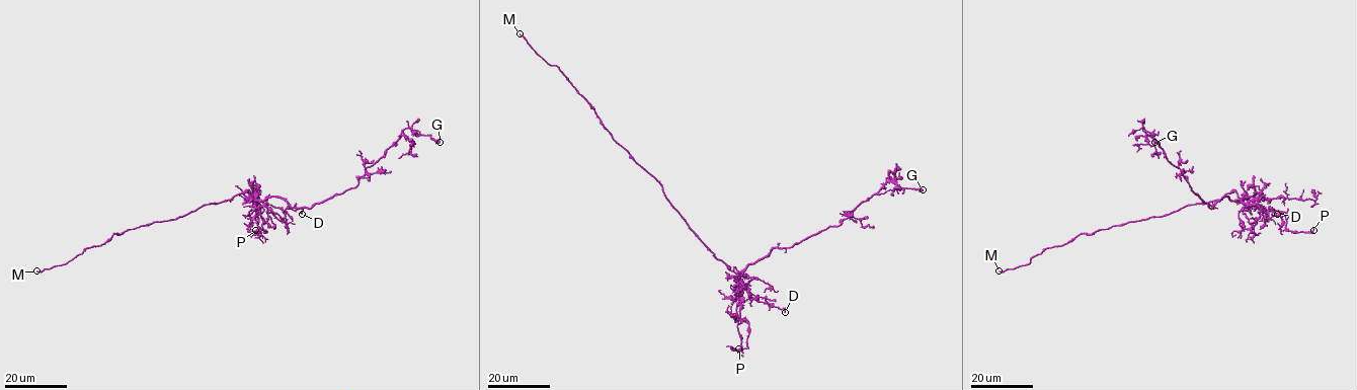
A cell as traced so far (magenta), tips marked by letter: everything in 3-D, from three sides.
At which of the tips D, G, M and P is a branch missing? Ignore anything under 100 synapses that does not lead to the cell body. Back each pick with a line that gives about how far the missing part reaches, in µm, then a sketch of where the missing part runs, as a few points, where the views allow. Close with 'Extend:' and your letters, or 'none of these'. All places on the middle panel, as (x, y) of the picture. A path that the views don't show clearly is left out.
M: about 15 µm are missing; missing branch runs (520, 33), (514, 32), (499, 43), (491, 54)
Extend: M

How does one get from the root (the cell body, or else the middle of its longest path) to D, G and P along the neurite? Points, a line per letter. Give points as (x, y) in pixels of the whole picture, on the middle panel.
D: (709, 249), (738, 277), (752, 298), (781, 309), (785, 308), (785, 312)
G: (709, 249), (740, 274), (774, 248), (790, 248), (837, 226), (876, 193), (887, 178), (901, 187), (923, 189)
P: (709, 249), (738, 277), (739, 318), (746, 320), (748, 325), (747, 347), (738, 348)

